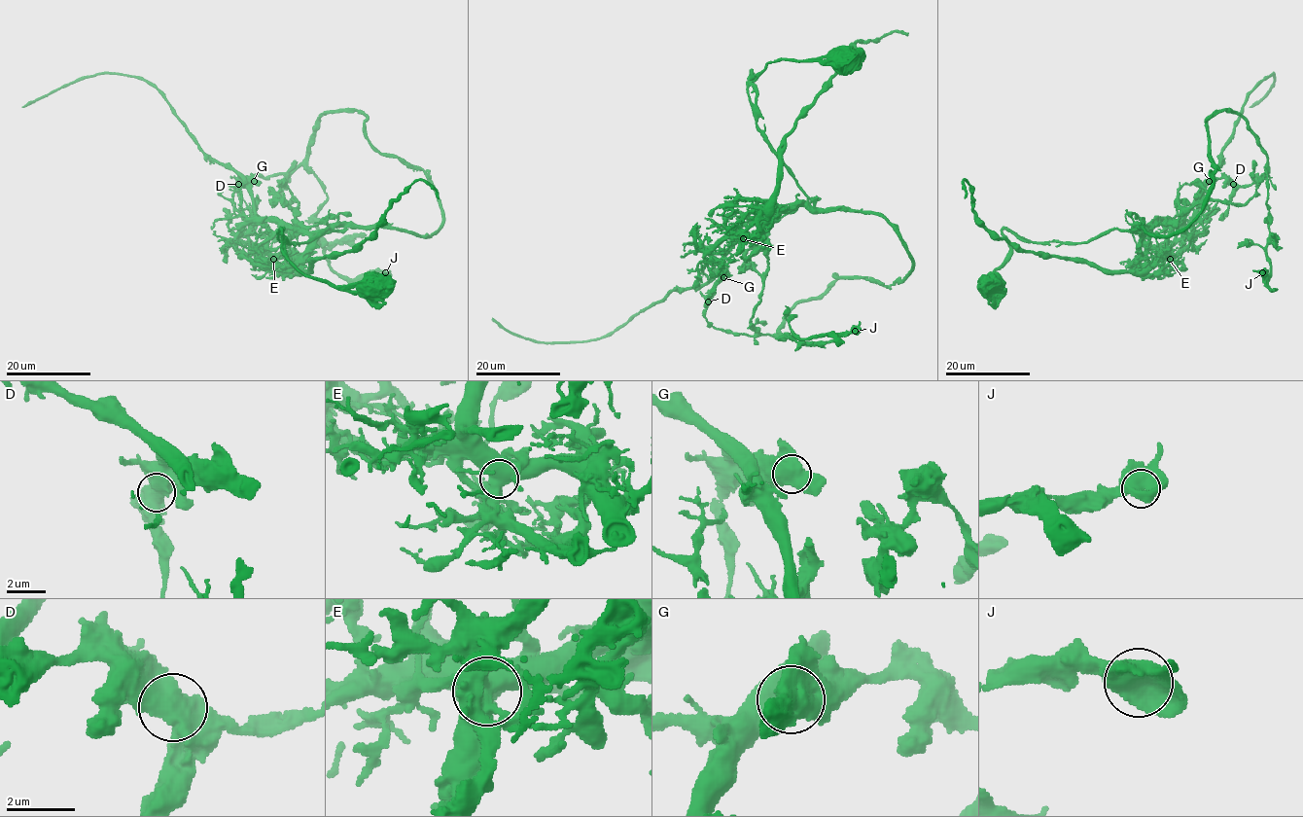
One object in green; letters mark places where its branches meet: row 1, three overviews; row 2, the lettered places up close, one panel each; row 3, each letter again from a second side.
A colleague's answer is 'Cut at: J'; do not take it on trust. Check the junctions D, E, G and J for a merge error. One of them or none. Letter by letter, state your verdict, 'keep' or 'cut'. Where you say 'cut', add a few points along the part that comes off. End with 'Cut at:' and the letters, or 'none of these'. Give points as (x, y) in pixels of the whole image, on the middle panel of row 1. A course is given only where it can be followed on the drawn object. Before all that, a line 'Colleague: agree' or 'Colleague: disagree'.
Colleague: disagree
D: keep
E: cut; foreign part runs (742, 237), (737, 235), (722, 266), (703, 284), (674, 289), (605, 336), (533, 341), (492, 318)
G: keep
J: keep
Cut at: E

